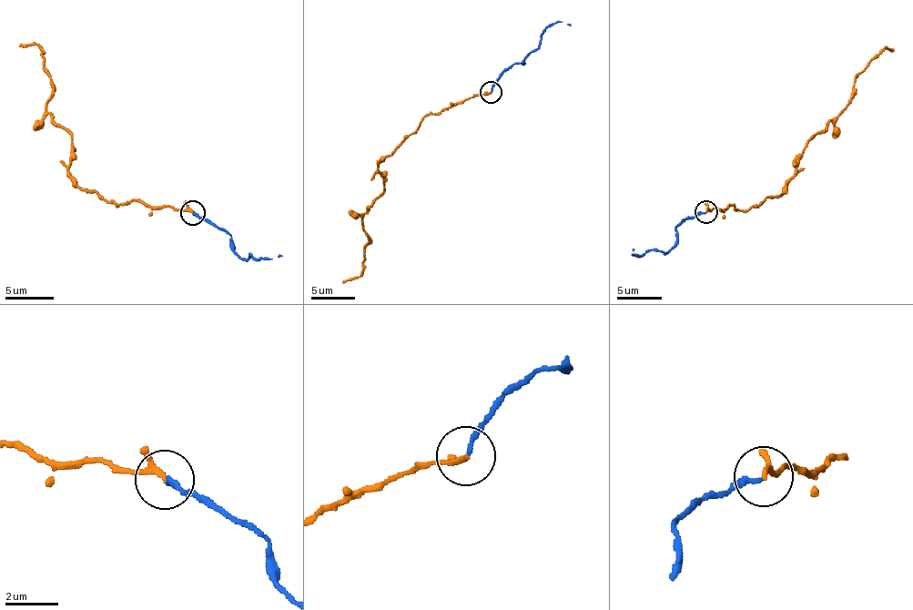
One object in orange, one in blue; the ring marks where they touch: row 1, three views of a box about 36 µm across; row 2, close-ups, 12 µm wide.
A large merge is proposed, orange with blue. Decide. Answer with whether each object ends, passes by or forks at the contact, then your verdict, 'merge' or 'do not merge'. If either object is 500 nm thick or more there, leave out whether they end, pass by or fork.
orange passes by | blue ends | merge

